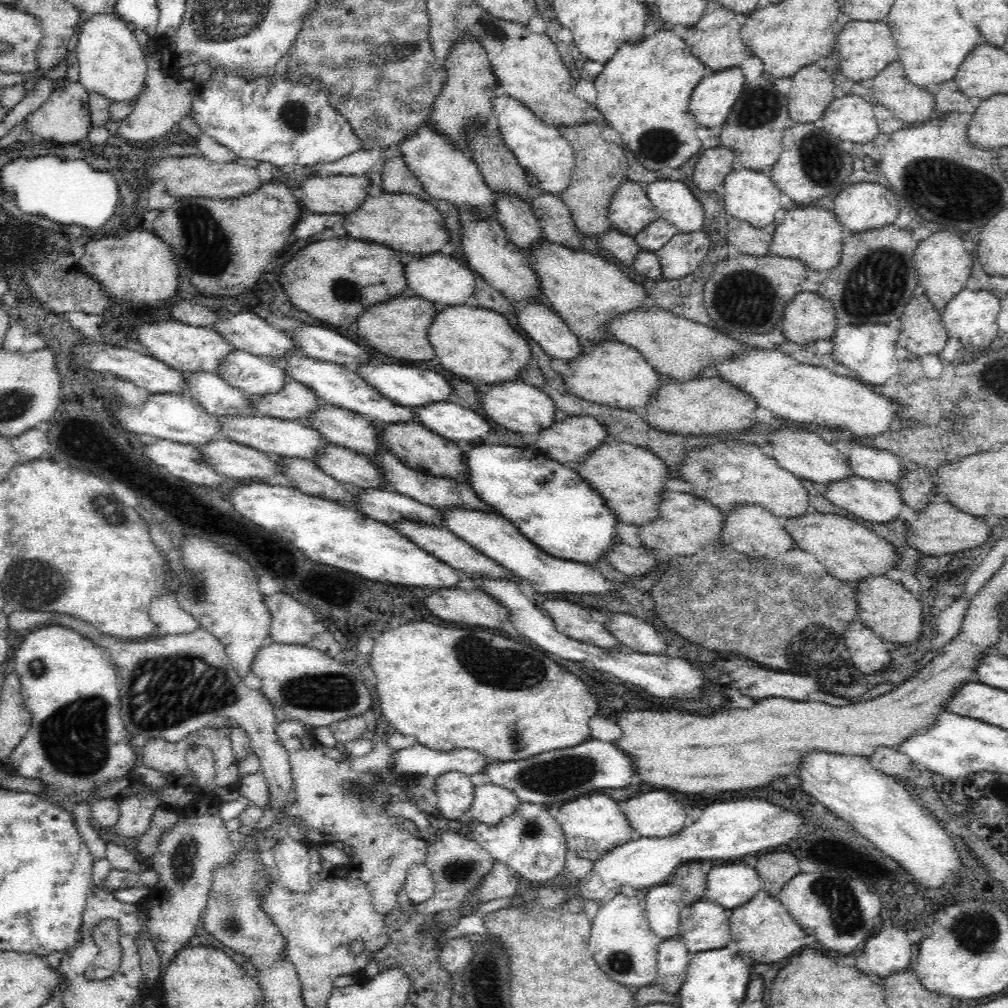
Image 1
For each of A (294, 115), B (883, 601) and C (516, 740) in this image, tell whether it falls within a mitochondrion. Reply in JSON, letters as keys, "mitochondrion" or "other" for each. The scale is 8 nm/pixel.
{"A":"mitochondrion","B":"other","C":"mitochondrion"}

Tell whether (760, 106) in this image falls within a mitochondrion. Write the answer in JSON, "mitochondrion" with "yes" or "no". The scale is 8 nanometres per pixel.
{"mitochondrion":"yes"}

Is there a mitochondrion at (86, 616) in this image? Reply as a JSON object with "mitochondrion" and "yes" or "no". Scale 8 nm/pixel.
{"mitochondrion":"no"}

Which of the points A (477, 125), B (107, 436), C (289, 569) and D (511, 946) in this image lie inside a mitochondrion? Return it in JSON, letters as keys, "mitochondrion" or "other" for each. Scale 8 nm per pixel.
{"A":"other","B":"other","C":"other","D":"other"}

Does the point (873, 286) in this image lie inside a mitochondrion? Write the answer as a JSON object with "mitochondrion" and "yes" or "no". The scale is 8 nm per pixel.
{"mitochondrion":"yes"}

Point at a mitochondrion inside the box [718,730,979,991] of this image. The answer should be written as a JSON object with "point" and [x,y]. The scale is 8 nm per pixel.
{"point":[847,920]}

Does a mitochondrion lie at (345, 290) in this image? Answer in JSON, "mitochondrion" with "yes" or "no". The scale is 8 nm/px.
{"mitochondrion":"yes"}

